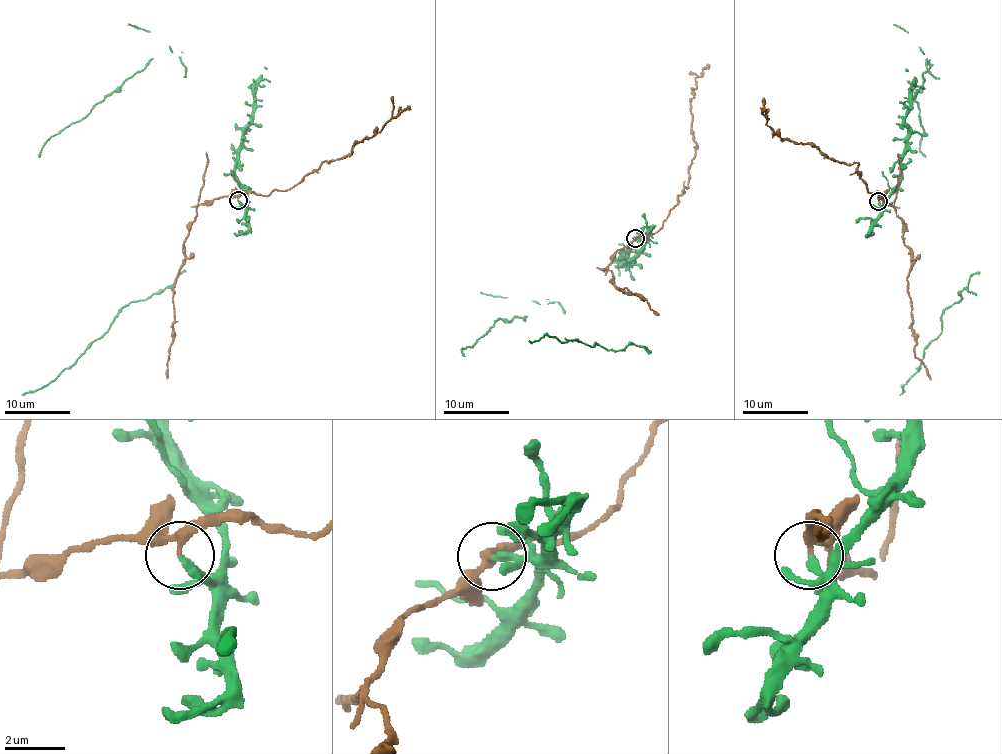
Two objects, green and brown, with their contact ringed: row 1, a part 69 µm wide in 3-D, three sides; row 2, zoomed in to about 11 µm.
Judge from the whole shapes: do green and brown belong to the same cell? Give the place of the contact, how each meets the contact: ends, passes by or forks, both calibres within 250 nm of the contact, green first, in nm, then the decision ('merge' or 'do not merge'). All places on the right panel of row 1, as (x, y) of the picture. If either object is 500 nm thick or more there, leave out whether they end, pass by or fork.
at (878, 201); green ends there; brown passes by; 220 nm thick on the green side, 240 nm on the other; do not merge

